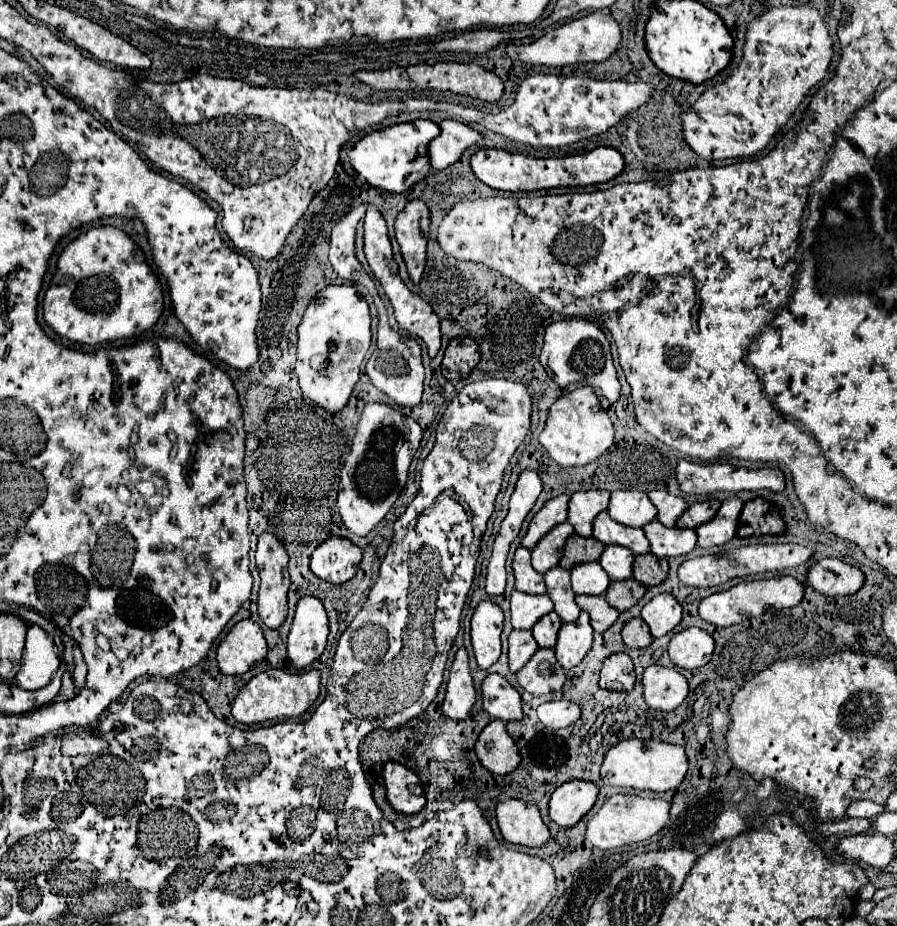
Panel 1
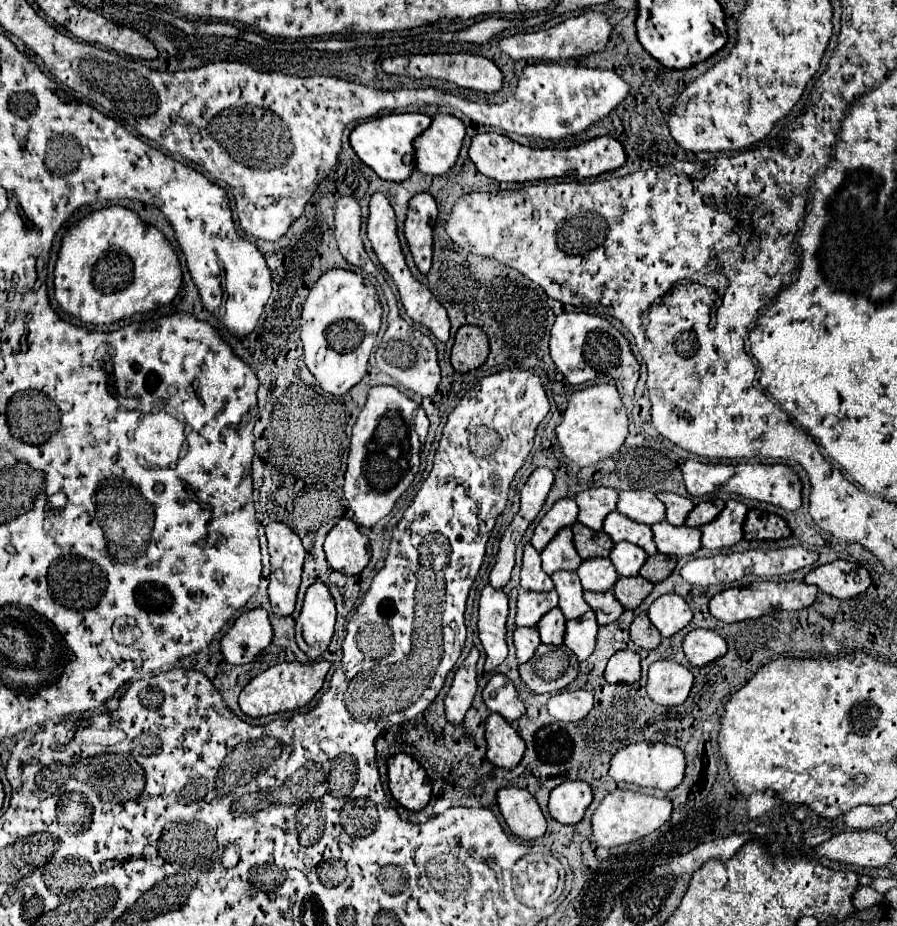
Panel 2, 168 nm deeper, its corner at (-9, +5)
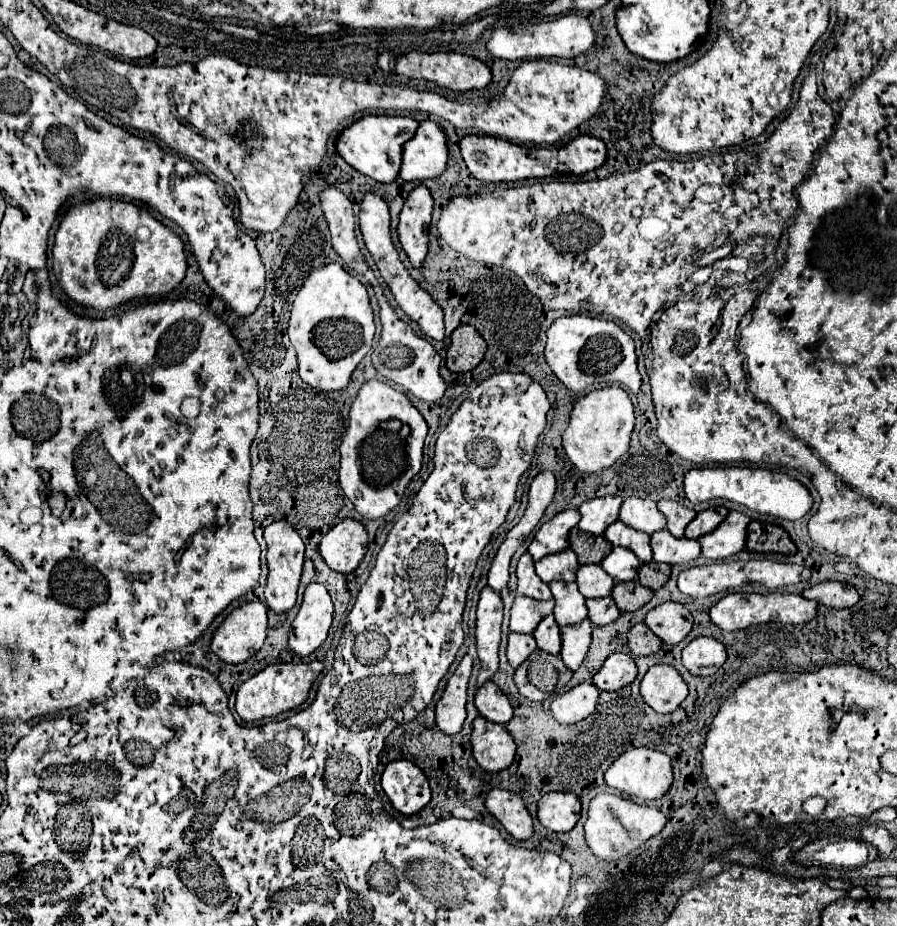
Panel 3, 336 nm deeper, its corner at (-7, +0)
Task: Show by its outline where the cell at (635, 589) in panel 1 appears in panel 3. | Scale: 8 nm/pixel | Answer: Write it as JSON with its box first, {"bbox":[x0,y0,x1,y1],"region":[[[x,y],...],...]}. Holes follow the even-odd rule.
{"bbox":[612,580,654,612],"region":[[[638,580],[620,582],[620,584],[614,584],[612,588],[612,598],[622,612],[636,612],[638,608],[644,606],[644,602],[650,602],[652,596],[654,592],[642,586]]]}

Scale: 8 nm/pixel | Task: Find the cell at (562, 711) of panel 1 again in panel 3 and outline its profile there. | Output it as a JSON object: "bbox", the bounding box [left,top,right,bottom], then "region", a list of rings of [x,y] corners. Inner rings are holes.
{"bbox":[552,682,600,724],"region":[[[582,682],[552,702],[552,714],[560,724],[576,724],[588,718],[598,702],[600,690],[592,682]]]}

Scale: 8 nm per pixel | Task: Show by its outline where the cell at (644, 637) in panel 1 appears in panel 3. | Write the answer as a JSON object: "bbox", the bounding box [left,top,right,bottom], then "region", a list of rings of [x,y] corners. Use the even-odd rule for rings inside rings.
{"bbox":[628,624,662,656],"region":[[[636,624],[628,632],[628,646],[630,646],[632,654],[636,654],[636,656],[656,654],[660,650],[660,644],[662,644],[662,640],[658,636],[654,636],[646,624]]]}

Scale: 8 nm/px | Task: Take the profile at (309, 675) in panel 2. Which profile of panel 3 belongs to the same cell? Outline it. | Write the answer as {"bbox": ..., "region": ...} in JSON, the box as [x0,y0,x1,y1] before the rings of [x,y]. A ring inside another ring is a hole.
{"bbox":[236,660,324,720],"region":[[[314,660],[308,664],[270,664],[256,676],[248,678],[236,692],[236,712],[242,720],[260,720],[260,718],[274,718],[286,710],[298,708],[310,692],[312,682],[322,672],[324,664]]]}

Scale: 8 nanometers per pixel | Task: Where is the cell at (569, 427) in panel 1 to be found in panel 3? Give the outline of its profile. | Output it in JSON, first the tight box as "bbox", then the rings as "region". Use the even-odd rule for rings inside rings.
{"bbox":[562,388,634,474],"region":[[[600,388],[582,396],[570,414],[570,424],[562,434],[562,448],[570,462],[584,474],[600,472],[612,466],[626,450],[630,442],[630,434],[634,430],[634,412],[628,394],[618,388]]]}

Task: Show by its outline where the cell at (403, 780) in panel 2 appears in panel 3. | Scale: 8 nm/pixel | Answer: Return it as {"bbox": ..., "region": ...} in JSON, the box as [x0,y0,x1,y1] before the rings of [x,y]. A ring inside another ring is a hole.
{"bbox":[382,760,430,816],"region":[[[394,760],[382,774],[382,788],[392,806],[412,816],[430,802],[430,786],[424,772],[410,760]]]}

